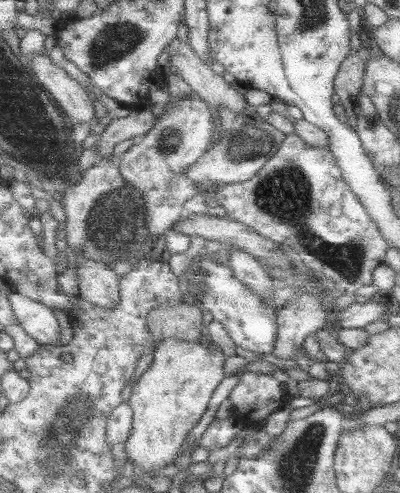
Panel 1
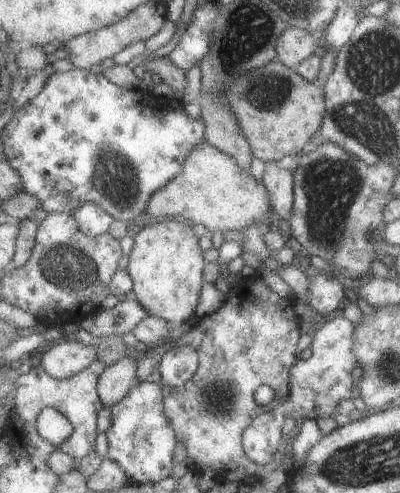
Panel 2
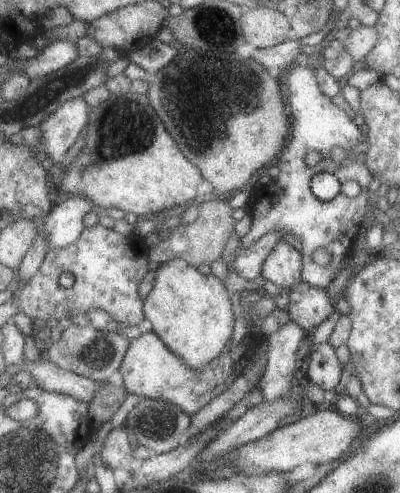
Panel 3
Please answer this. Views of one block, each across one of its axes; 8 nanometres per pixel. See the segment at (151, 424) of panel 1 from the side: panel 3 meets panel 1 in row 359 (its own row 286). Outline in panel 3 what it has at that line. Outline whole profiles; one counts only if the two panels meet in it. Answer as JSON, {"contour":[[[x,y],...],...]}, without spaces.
{"contour":[[[183,260],[169,262],[157,272],[155,288],[145,300],[145,316],[153,324],[153,332],[191,370],[203,370],[203,366],[207,368],[211,362],[219,362],[219,356],[229,350],[235,330],[233,294],[227,290],[227,284],[217,276],[201,274]]]}

